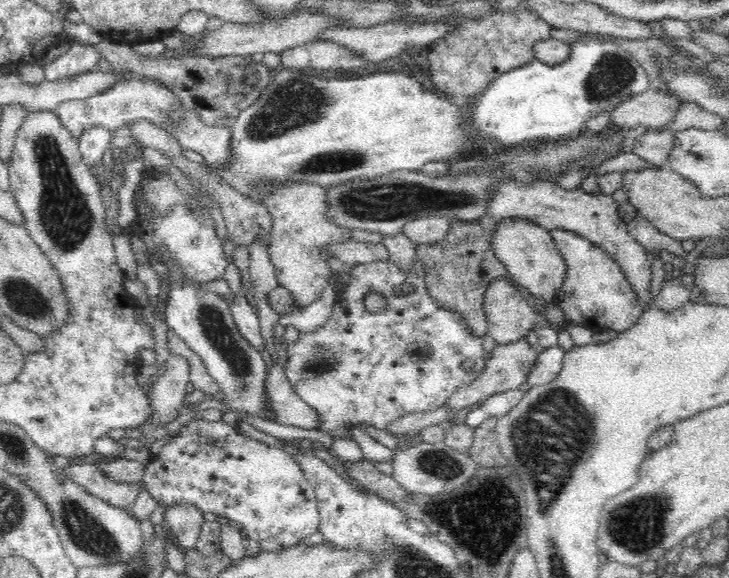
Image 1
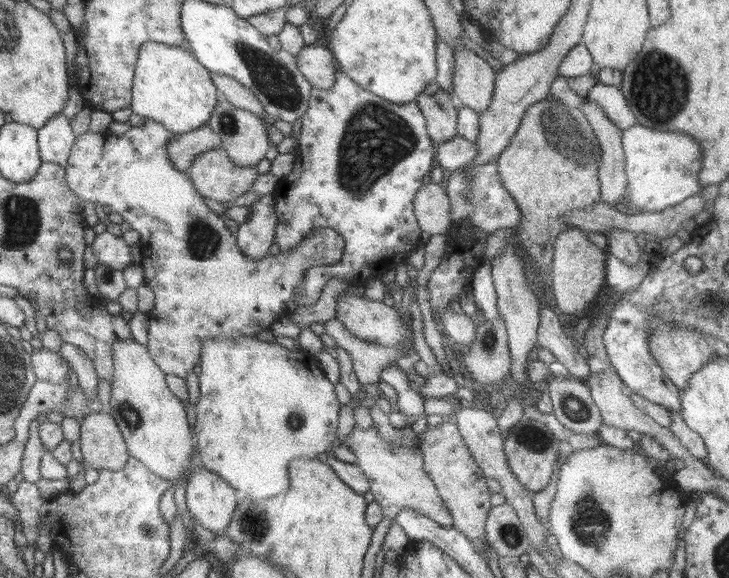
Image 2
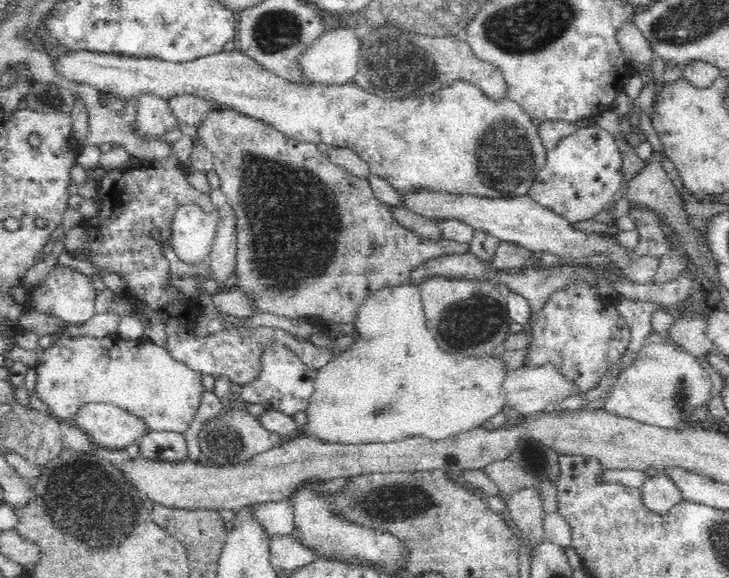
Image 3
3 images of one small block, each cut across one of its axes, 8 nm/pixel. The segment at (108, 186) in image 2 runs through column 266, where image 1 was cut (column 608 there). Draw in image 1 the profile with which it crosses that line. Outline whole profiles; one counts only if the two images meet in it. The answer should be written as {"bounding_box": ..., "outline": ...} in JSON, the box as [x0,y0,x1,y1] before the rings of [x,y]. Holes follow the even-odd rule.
{"bounding_box":[550,229,646,334],"outline":[[[554,229],[550,234],[566,263],[564,284],[553,301],[564,311],[566,324],[580,324],[594,333],[614,330],[619,334],[636,324],[646,306],[635,297],[620,265],[609,262],[597,244],[576,233]]]}

